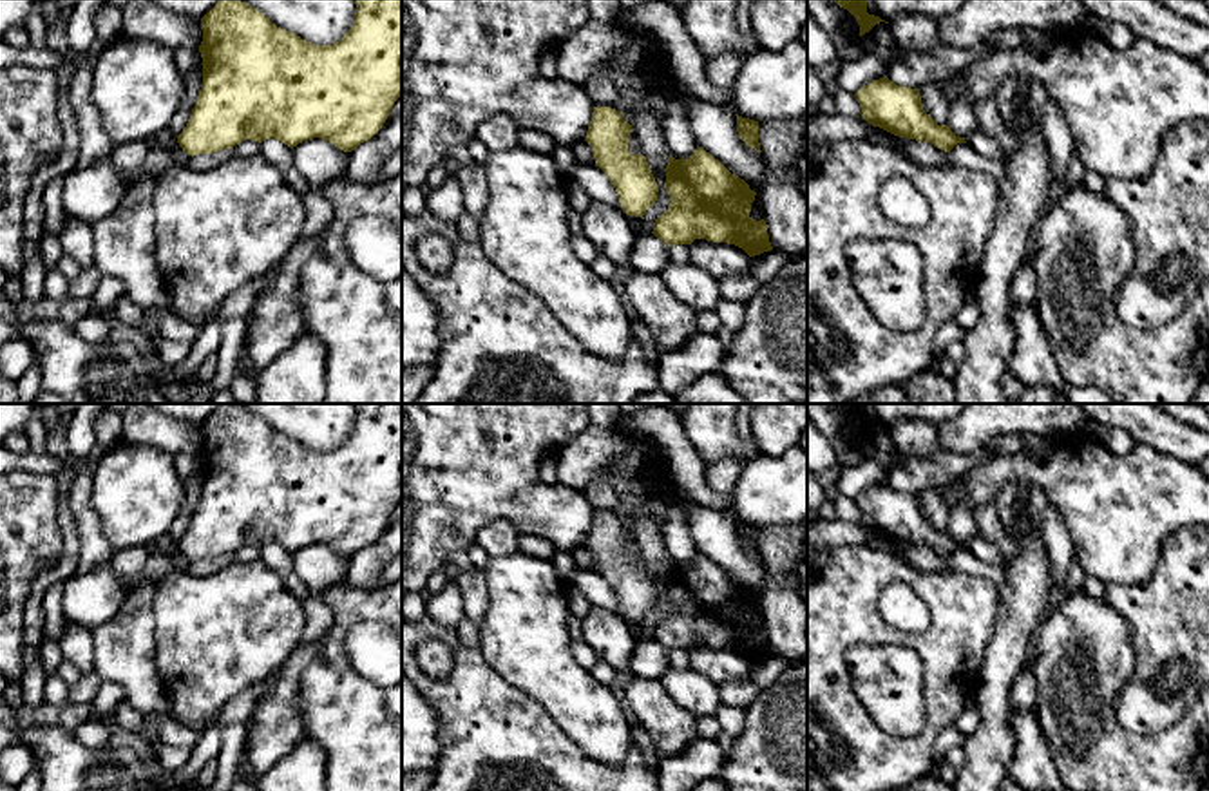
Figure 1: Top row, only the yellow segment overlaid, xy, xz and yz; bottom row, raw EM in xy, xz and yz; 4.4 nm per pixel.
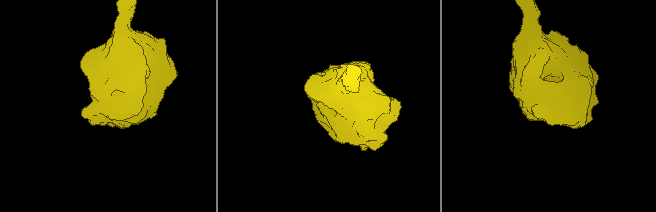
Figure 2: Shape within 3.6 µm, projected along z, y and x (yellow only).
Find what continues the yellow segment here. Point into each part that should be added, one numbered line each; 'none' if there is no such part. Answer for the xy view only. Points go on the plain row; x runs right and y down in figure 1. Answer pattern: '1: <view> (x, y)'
none

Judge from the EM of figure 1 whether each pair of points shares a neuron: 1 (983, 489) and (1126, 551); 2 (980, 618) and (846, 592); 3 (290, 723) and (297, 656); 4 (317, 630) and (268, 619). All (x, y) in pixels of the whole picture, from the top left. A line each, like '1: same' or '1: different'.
1: same
2: same
3: same
4: different

